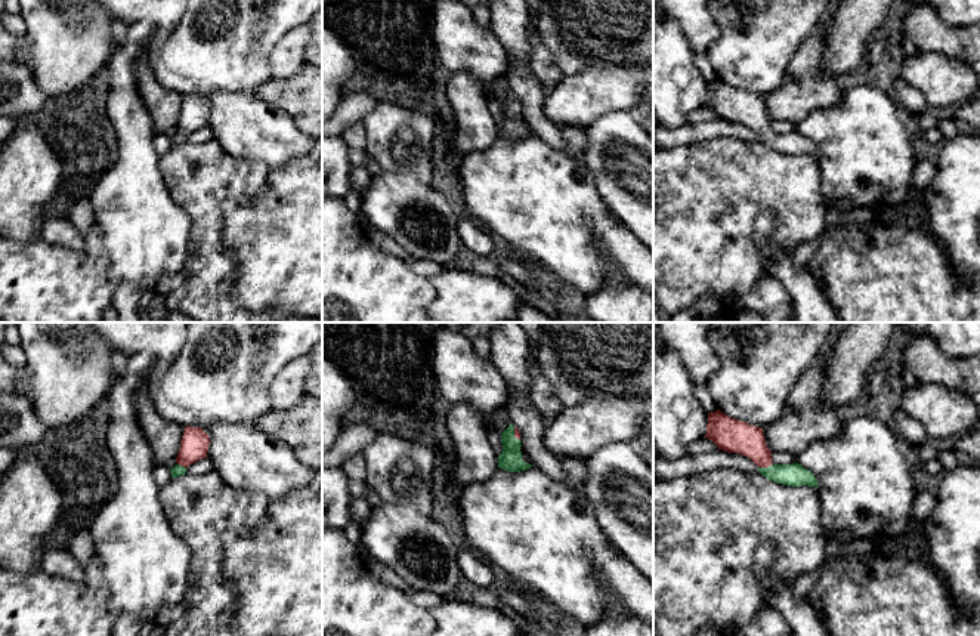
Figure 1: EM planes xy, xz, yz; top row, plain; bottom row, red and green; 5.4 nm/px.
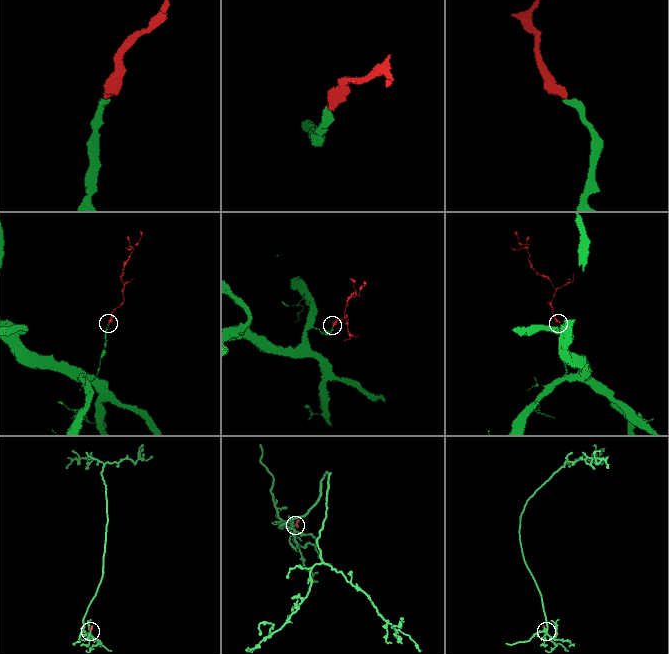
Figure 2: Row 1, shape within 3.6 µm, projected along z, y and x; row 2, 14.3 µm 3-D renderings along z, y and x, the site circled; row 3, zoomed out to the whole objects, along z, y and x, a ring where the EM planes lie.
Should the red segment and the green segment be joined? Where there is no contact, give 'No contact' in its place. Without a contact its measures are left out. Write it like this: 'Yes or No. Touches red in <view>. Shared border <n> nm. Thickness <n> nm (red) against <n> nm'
Yes. Touches red in yz. Shared border 80 nm. Thickness 180 nm (red) against 130 nm

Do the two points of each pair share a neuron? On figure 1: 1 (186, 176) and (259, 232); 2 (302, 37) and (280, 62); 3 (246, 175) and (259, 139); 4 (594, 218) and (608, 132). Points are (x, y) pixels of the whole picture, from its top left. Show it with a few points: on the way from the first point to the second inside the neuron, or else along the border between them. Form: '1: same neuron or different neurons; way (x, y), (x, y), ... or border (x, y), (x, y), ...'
1: different neurons; border (254, 194), (232, 195), (222, 203), (222, 240)
2: same neuron; way (296, 43), (286, 56)
3: different neurons; border (219, 145), (238, 158), (262, 161), (268, 170)
4: different neurons; border (583, 163), (593, 176), (602, 201), (620, 221)

